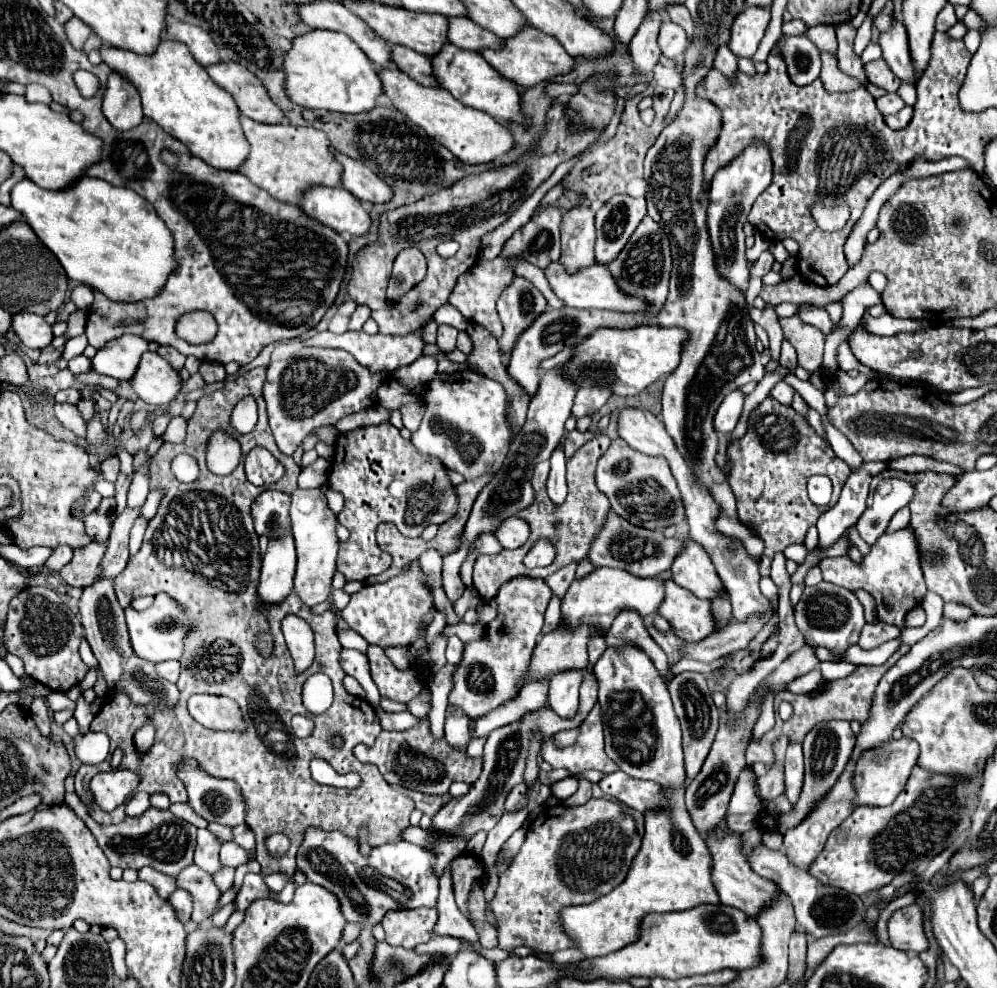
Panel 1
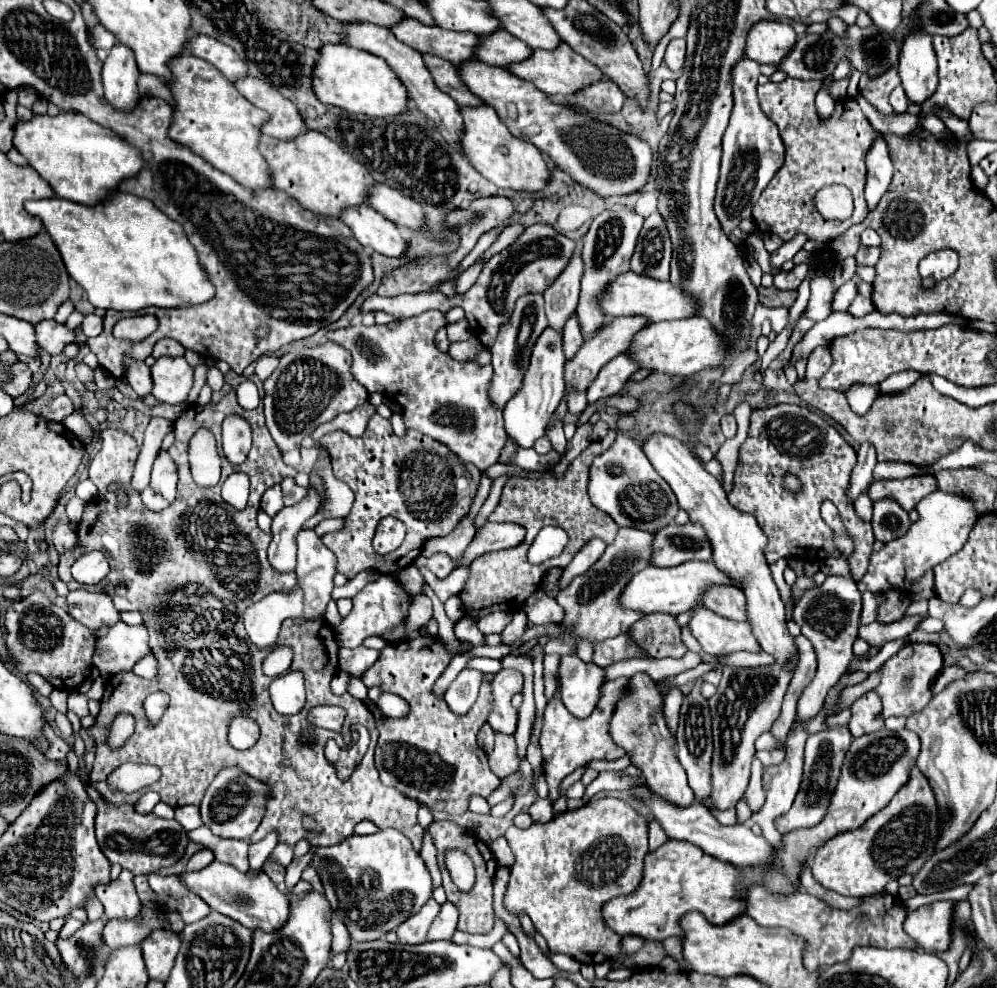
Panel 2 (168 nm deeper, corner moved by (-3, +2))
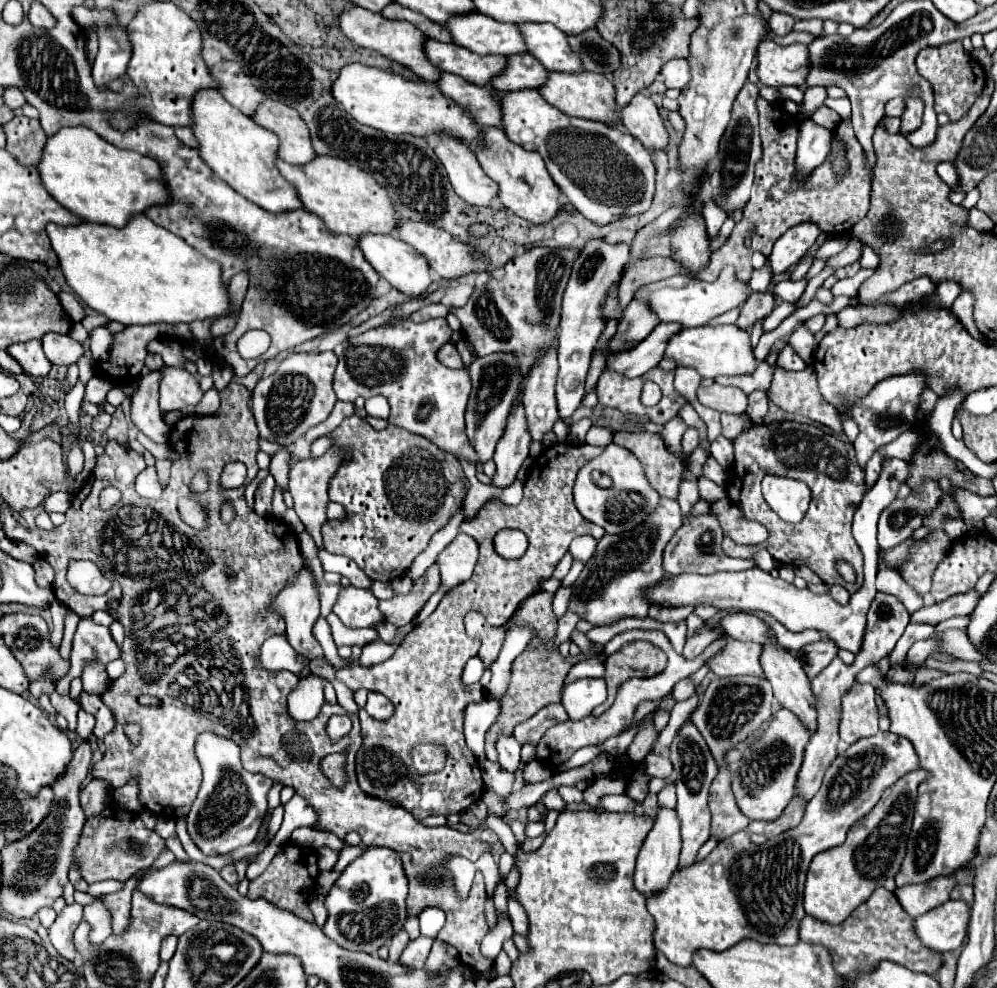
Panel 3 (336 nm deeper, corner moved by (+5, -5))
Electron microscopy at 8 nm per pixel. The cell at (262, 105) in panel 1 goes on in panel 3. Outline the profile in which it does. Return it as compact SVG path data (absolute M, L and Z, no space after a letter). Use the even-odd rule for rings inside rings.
M266 99L258 105L252 119L278 135L278 157L282 161L292 165L304 165L310 159L314 159L310 133L292 107L286 107L280 101Z

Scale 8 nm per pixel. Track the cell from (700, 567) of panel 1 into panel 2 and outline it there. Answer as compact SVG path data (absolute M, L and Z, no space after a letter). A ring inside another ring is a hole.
M736 586L708 588L704 592L704 602L706 608L724 618L746 622L746 596L742 596L742 590L738 590Z

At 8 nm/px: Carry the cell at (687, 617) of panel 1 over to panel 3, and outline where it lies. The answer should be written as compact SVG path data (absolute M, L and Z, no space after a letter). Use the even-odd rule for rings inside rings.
M726 633L720 637L726 639L726 647L712 655L706 665L718 677L732 677L732 675L758 675L764 677L760 667L760 645L758 643L744 643Z

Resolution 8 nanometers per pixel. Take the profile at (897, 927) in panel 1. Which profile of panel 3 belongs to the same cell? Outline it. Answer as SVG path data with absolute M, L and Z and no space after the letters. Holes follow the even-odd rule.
M946 901L938 909L914 921L914 933L932 951L946 953L962 945L970 921L970 907L962 901Z

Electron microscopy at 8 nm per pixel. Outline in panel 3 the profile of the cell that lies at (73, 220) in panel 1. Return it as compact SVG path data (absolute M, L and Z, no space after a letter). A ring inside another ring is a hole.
M142 213L132 215L124 229L82 221L68 227L48 223L46 233L58 257L58 265L66 277L66 283L90 309L106 315L110 321L124 325L190 323L196 319L222 317L230 311L230 297L220 281L218 263L202 257L202 253L194 251L184 239L146 219L146 215Z

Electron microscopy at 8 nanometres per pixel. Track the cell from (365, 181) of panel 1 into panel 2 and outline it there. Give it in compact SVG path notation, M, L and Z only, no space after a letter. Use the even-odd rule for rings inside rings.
M376 184L370 190L368 204L378 210L384 218L390 218L396 226L410 230L424 230L426 226L422 206L414 198L404 196L400 190L386 188L386 184Z

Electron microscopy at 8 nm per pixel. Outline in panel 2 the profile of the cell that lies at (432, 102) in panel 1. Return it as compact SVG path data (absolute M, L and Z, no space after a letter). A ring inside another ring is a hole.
M482 104L478 108L460 108L464 118L464 136L462 146L466 150L466 156L470 158L470 164L490 182L494 182L498 188L514 190L514 192L540 192L550 182L550 168L542 156L542 152L528 144L526 140L520 140L510 134L506 124L498 118L496 110Z

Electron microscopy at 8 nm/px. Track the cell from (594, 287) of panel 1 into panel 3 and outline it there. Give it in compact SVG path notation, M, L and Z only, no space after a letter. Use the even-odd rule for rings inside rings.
M726 267L714 283L690 279L684 275L674 275L670 279L638 287L634 293L634 299L646 303L656 313L656 317L664 323L680 323L682 327L700 327L700 325L706 325L710 319L744 303L750 293L752 291L746 283L736 281L734 269Z

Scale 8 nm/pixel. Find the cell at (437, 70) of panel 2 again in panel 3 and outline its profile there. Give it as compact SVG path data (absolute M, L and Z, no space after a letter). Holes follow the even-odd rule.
M444 71L440 73L440 77L434 85L442 91L442 95L450 97L456 105L464 107L472 115L476 125L502 127L498 97L494 93L490 93L490 89L478 87L458 75L444 73Z

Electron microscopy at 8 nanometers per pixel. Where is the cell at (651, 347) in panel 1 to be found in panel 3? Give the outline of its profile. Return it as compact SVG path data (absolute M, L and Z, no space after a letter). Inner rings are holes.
M702 325L692 329L682 329L672 335L666 343L664 357L674 359L678 367L692 367L702 377L718 377L718 375L746 375L754 371L754 351L750 343L750 335L736 325Z

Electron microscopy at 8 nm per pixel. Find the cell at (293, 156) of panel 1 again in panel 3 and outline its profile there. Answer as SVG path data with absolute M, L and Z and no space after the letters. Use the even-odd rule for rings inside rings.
M316 155L306 165L290 165L276 159L280 175L296 187L302 207L318 215L332 233L358 237L362 233L392 233L398 217L394 215L392 201L384 187L372 175L350 165L344 159L330 155Z

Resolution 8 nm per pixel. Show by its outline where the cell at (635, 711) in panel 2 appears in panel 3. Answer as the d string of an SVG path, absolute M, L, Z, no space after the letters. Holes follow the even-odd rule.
M658 805L656 807L656 819L654 819L654 827L650 829L640 855L638 855L638 863L636 863L636 873L634 873L634 887L642 893L642 895L652 895L654 891L660 891L662 887L666 887L670 875L674 873L674 869L678 867L678 859L680 859L680 849L682 849L682 837L680 837L680 817L676 813L676 809L668 809Z

